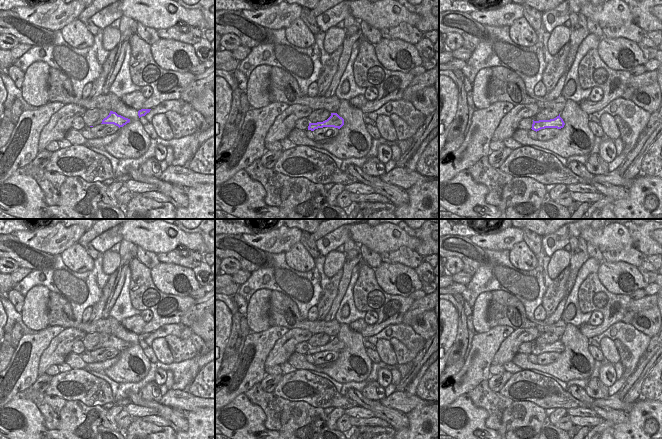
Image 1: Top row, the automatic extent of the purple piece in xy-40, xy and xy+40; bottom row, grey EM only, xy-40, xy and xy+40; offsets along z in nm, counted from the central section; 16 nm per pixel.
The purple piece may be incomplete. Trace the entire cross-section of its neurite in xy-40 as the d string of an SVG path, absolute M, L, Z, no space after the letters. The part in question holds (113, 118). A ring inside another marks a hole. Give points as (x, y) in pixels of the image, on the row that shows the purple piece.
M110 111L109 115L102 120L101 124L114 124L120 128L129 122L130 119L118 115L116 112Z

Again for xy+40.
M559 114L556 118L550 119L550 120L539 120L539 121L533 120L531 129L537 132L537 131L539 131L541 129L545 129L545 128L561 129L564 127L564 125L565 125L565 123Z

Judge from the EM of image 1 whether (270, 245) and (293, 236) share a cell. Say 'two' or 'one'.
one

